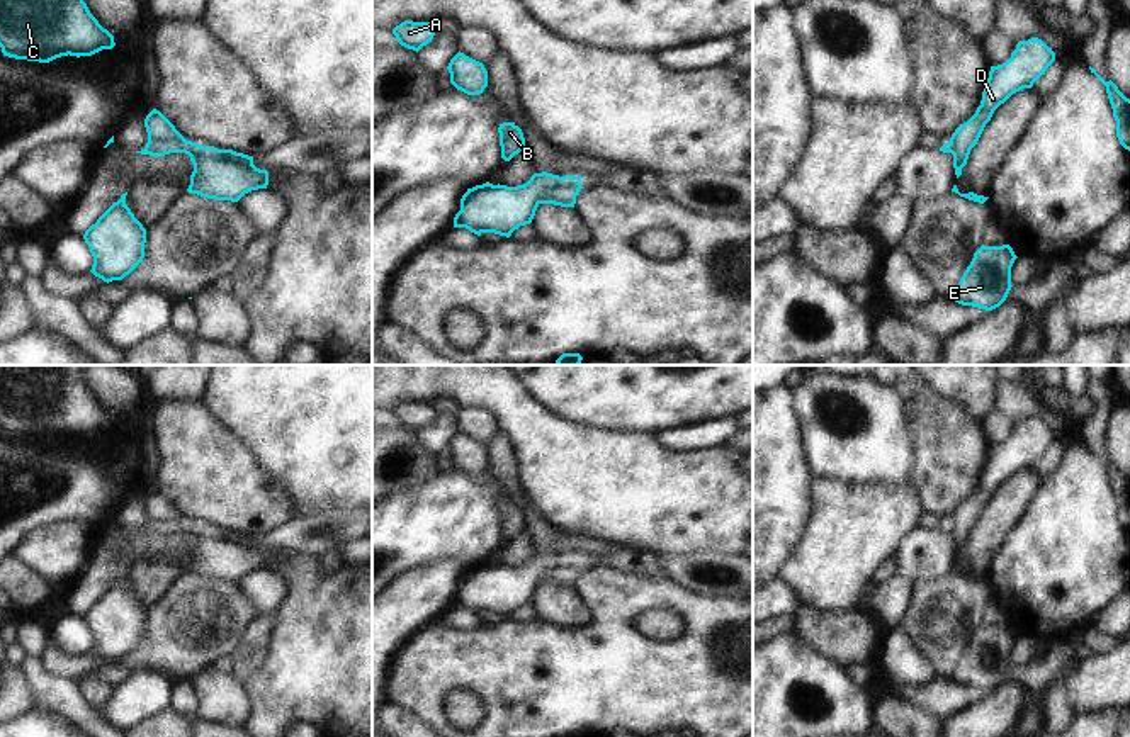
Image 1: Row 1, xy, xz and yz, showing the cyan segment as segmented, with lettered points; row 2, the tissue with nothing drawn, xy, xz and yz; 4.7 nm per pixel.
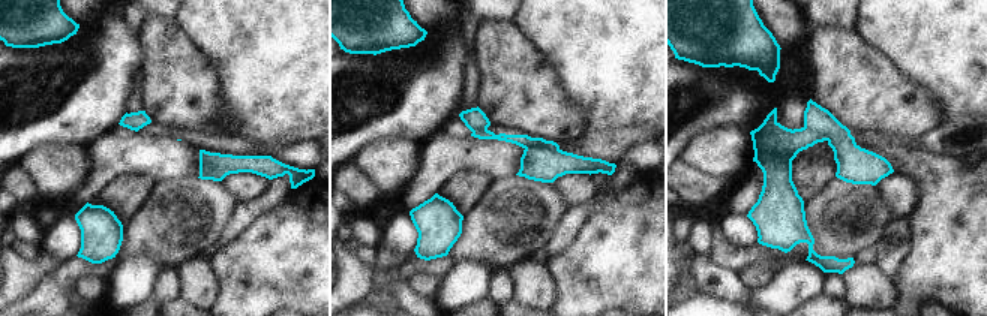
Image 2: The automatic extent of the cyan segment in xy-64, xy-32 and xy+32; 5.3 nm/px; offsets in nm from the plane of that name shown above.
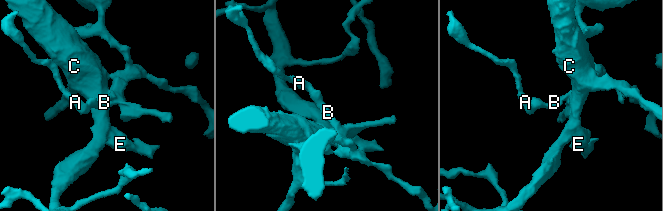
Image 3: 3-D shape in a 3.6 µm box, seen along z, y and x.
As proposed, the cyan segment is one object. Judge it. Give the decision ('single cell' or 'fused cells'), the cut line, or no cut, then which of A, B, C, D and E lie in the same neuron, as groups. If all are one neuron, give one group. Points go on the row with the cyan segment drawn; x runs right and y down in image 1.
fused cells | xy (191, 155), (201, 160), (230, 160), (252, 165) | A B D / C E

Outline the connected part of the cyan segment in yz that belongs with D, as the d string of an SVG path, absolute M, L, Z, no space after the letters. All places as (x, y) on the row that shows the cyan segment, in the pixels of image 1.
M1031 37L1028 41L1020 41L1008 61L991 66L980 105L967 122L955 129L950 138L957 178L962 175L962 168L967 165L970 149L977 144L994 110L1013 93L1023 88L1031 88L1054 61L1055 53L1052 48L1038 37Z

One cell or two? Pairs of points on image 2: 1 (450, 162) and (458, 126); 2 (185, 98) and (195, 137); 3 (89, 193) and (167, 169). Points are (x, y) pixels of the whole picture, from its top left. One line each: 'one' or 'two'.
1: two
2: two
3: one

